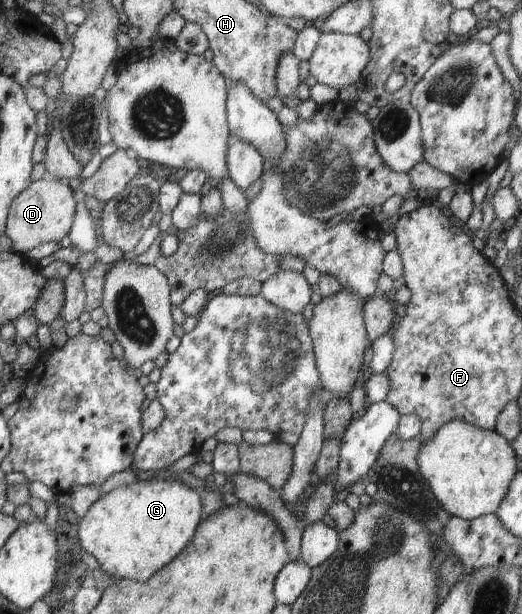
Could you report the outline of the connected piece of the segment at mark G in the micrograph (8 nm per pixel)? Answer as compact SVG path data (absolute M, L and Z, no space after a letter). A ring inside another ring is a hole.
M160 479L160 481L136 481L128 485L120 485L112 489L108 495L100 497L94 503L77 526L77 537L80 546L88 554L93 555L100 568L114 579L132 579L146 581L164 565L168 565L182 549L192 543L196 529L202 523L202 501L194 489L178 483L176 479Z

